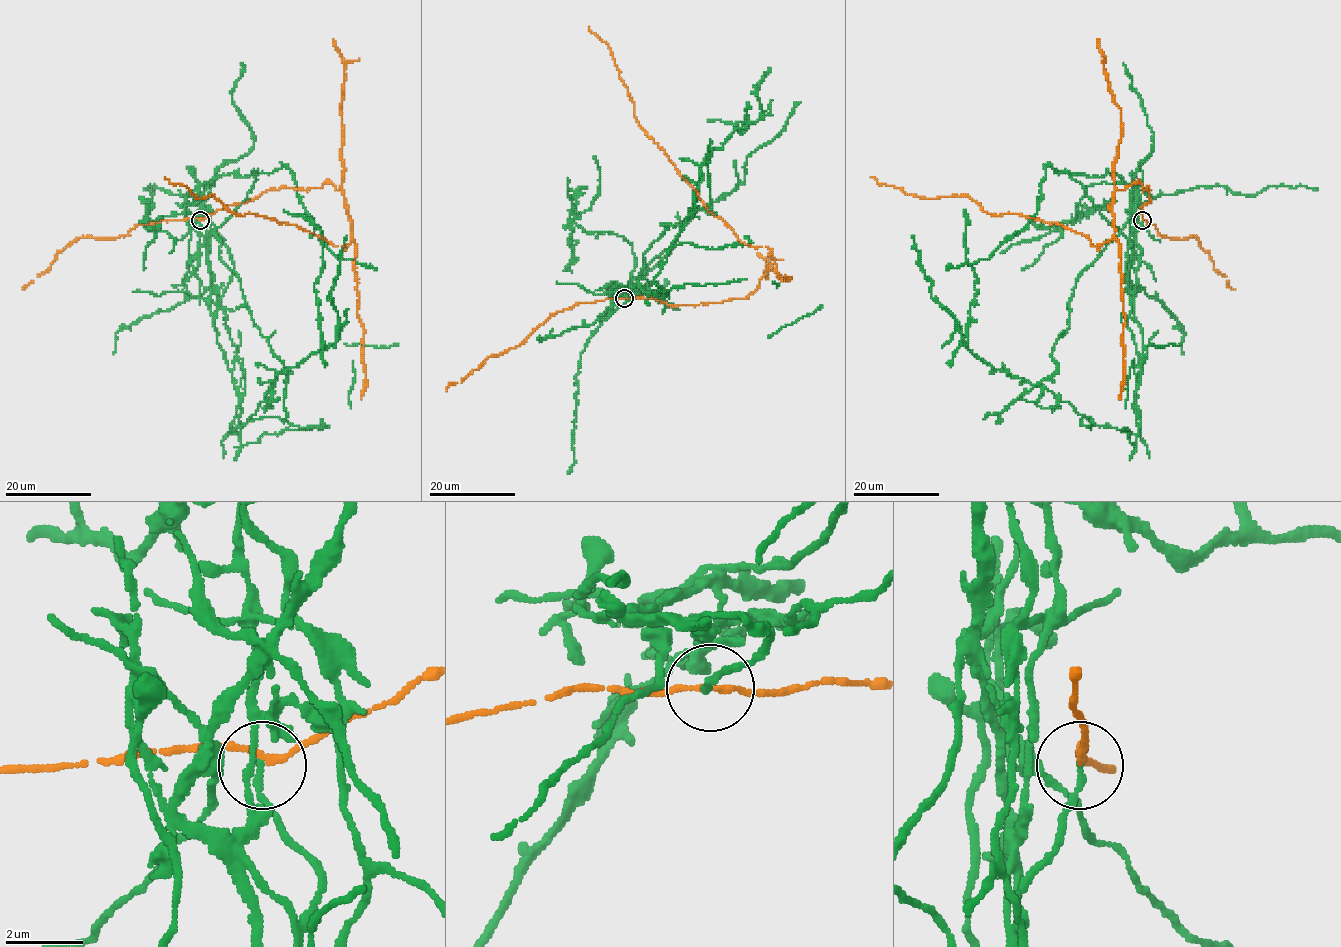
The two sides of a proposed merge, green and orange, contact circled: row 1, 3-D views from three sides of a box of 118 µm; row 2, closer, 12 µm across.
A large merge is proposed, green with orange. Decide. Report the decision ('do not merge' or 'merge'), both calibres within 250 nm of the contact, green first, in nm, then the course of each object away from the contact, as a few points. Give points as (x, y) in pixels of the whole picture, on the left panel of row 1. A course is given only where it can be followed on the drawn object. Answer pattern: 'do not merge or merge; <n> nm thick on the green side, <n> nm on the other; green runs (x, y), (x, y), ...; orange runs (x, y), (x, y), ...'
do not merge; 190 nm thick on the green side, 140 nm on the other; green runs (200, 220), (238, 434), (275, 376), (325, 347), (321, 230), (283, 210); orange runs (200, 220), (270, 189), (329, 182), (342, 191), (352, 240), (333, 245), (296, 225), (234, 214), (164, 176)

